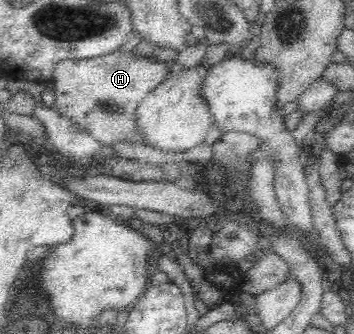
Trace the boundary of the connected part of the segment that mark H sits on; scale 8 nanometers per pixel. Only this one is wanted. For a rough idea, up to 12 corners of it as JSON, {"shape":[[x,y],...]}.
{"shape":[[129,52],[55,65],[55,110],[110,150],[172,74]]}

